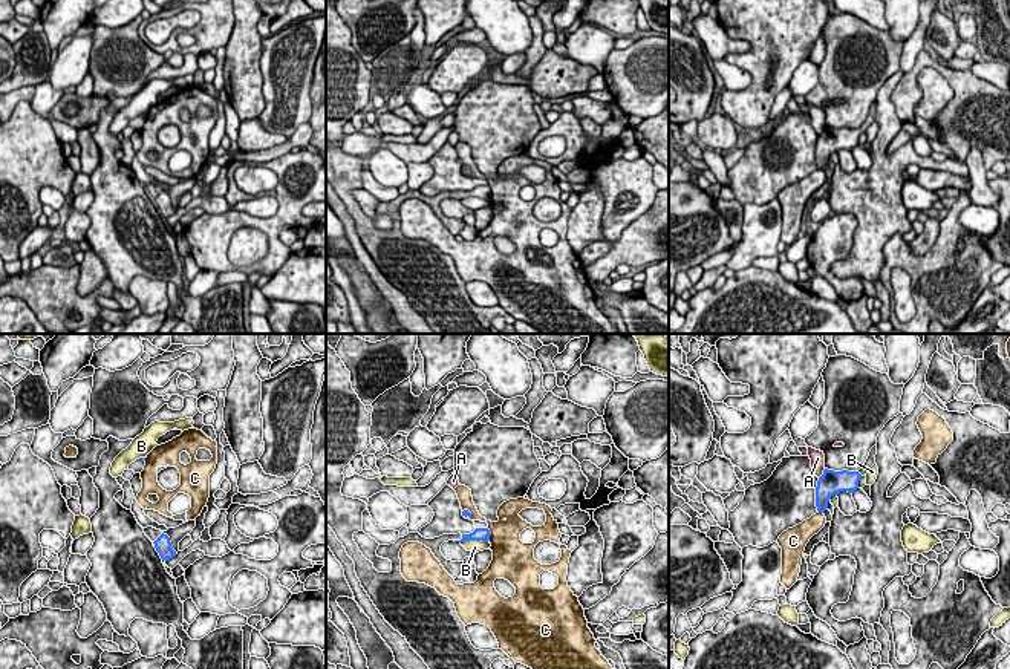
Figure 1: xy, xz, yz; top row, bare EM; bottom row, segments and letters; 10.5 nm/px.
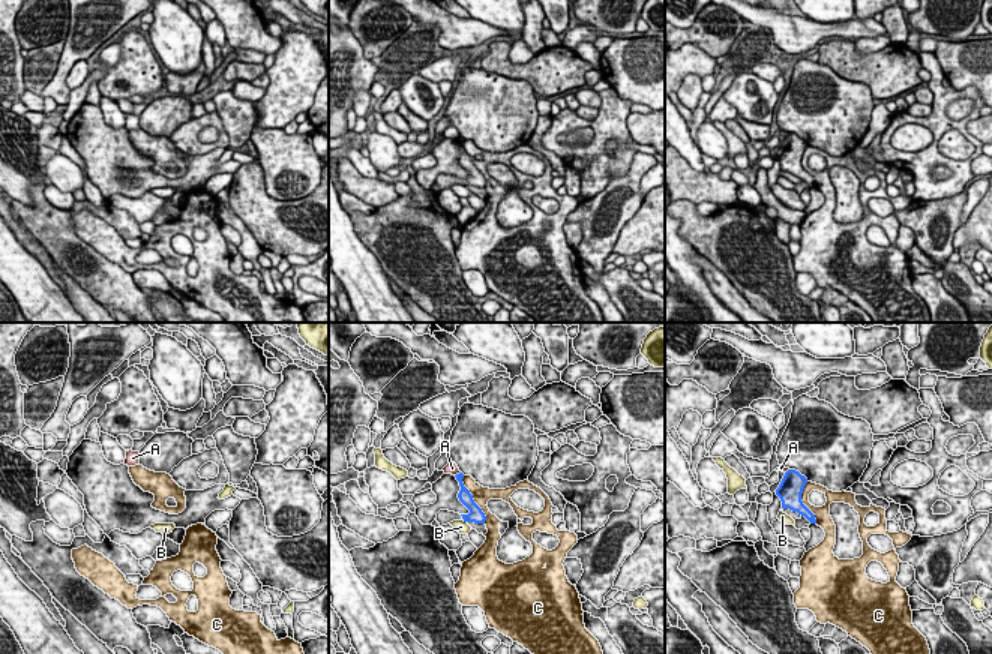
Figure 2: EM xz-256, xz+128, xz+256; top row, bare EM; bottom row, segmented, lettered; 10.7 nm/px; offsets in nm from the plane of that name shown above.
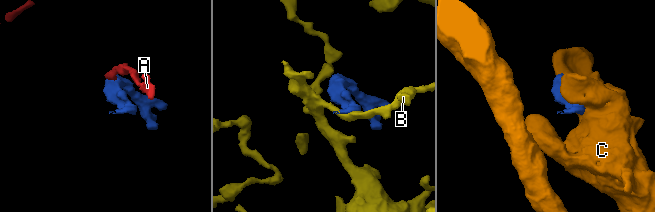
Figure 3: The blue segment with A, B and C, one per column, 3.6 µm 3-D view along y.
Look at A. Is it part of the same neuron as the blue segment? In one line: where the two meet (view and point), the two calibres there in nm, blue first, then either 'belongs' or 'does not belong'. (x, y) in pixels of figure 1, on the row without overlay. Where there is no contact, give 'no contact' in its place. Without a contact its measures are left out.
meets blue in yz at (824, 130); 260 nm thick on the blue side, 160 nm on the other; does not belong

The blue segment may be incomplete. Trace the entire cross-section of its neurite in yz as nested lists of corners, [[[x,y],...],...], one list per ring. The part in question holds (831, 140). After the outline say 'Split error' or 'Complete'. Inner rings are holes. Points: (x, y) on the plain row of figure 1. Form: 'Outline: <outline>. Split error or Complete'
Outline: [[[877,103],[871,106],[865,122],[858,129],[834,129],[825,126],[816,144],[817,168],[823,170],[828,165],[828,159],[834,152],[839,152],[840,148],[854,150],[858,145],[860,135],[866,133],[868,127],[875,121],[875,112]]]. Split error

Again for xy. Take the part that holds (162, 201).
Outline: [[[162,190],[153,201],[162,217],[167,219],[176,213],[176,208],[173,207],[167,191]]]. Complete

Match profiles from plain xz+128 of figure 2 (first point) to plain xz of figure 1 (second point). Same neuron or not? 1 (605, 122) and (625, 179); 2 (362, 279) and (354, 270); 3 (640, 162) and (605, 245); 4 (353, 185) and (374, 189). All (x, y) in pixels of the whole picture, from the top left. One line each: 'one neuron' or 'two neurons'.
1: two neurons
2: two neurons
3: one neuron
4: two neurons

